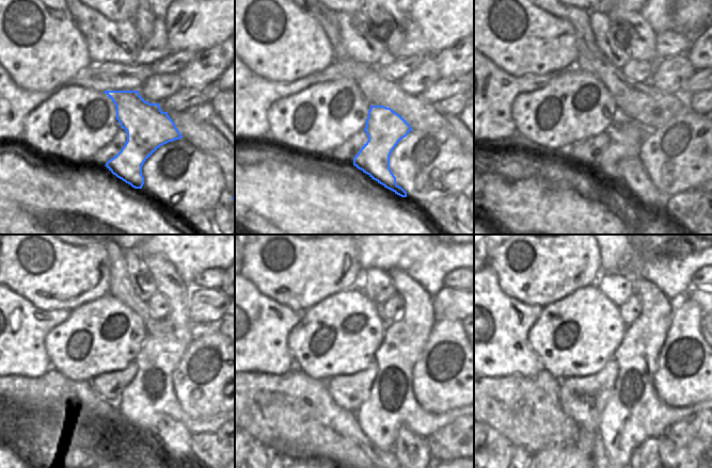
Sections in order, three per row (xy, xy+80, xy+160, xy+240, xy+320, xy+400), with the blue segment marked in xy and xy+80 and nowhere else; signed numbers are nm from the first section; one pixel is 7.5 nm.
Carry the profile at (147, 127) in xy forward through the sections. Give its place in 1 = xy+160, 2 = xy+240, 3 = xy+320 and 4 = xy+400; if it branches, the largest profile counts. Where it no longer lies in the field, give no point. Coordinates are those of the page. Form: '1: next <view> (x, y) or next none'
1: next xy+160 (630, 133)
2: next xy+240 (174, 444)
3: next xy+320 (412, 451)
4: next xy+400 (648, 451)

